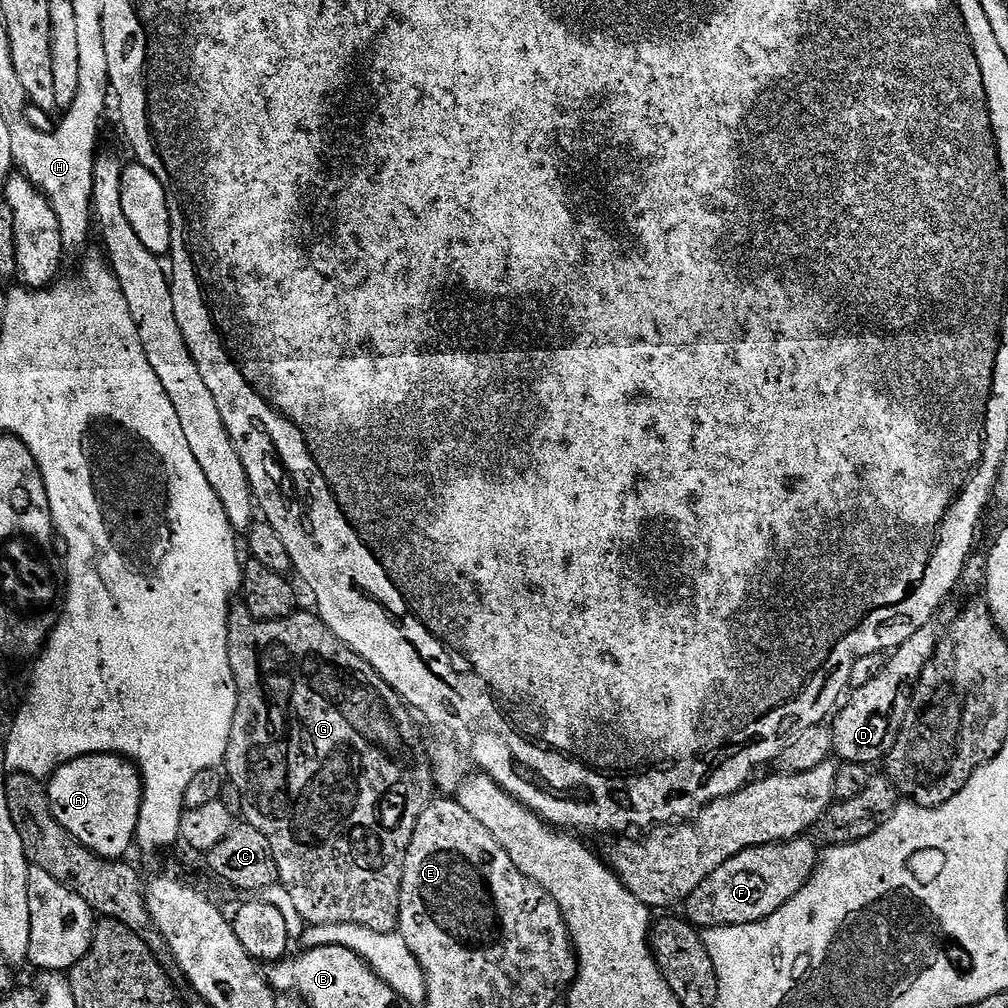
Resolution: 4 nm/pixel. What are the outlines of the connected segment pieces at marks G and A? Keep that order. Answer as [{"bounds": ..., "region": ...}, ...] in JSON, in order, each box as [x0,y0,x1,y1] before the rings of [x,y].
[{"bounds":[223,610,434,932],"region":[[[246,610],[229,611],[228,613],[228,640],[229,640],[229,662],[233,671],[234,682],[237,683],[237,712],[234,714],[233,728],[230,730],[229,746],[226,750],[223,767],[228,767],[226,771],[227,779],[234,787],[240,791],[240,808],[244,811],[247,827],[257,828],[260,833],[270,842],[270,850],[274,854],[274,862],[276,863],[276,871],[278,873],[279,883],[284,883],[284,888],[288,891],[288,896],[292,899],[292,904],[296,907],[296,912],[308,924],[317,924],[323,926],[325,924],[357,924],[358,926],[366,926],[370,930],[378,930],[379,932],[397,931],[400,923],[400,887],[402,886],[402,874],[404,873],[404,855],[408,849],[408,843],[414,832],[414,826],[418,822],[418,818],[422,814],[422,810],[426,810],[426,806],[432,803],[434,799],[434,764],[422,749],[416,748],[412,752],[412,748],[408,745],[408,739],[412,736],[412,716],[407,704],[401,700],[400,696],[389,686],[384,683],[384,679],[379,676],[370,667],[365,660],[354,650],[350,650],[346,645],[323,624],[319,615],[303,610],[297,610],[284,620],[255,620],[254,617]]]},{"bounds":[46,754,144,860],"region":[[[115,754],[83,756],[62,765],[47,781],[46,787],[52,816],[82,847],[89,848],[103,860],[120,860],[134,848],[140,803],[144,801],[144,784],[140,779],[140,769],[131,760]]]}]

